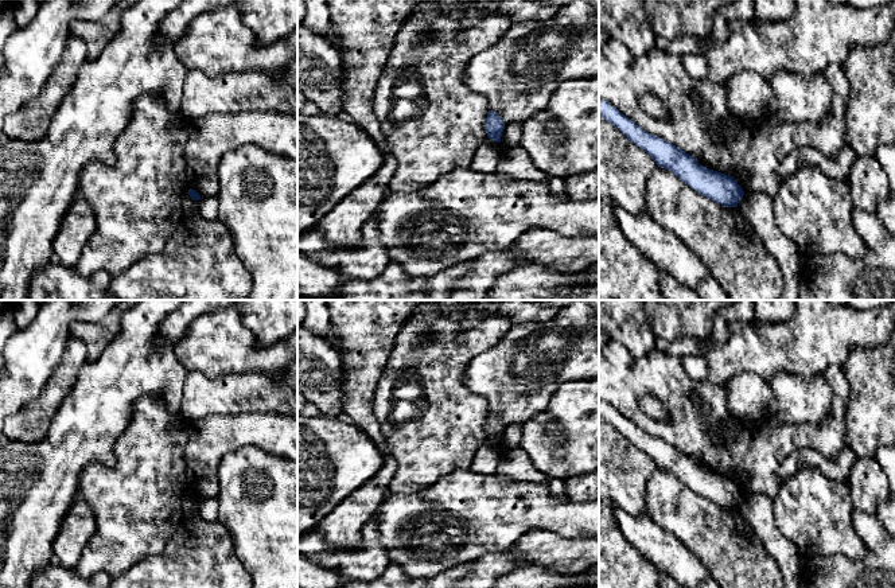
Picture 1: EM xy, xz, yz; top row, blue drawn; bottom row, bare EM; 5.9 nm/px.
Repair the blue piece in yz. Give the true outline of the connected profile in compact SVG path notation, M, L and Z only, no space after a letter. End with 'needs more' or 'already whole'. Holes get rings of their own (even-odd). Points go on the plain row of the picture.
M599 400L599 417L649 455L658 468L669 471L699 495L729 510L736 509L743 499L744 492L732 478L699 466L693 457L672 444L647 435L602 400Z | already whole

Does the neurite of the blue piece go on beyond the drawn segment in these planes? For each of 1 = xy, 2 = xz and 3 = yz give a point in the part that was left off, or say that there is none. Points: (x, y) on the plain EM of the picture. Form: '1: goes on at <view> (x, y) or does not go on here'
1: does not go on here
2: does not go on here
3: does not go on here

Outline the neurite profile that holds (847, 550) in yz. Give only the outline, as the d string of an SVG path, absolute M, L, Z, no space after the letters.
M812 466L783 480L773 501L777 529L795 544L803 561L813 556L865 556L852 525L853 510L848 483L829 479Z

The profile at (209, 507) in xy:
M201 498L199 503L199 515L206 521L218 521L218 498Z

